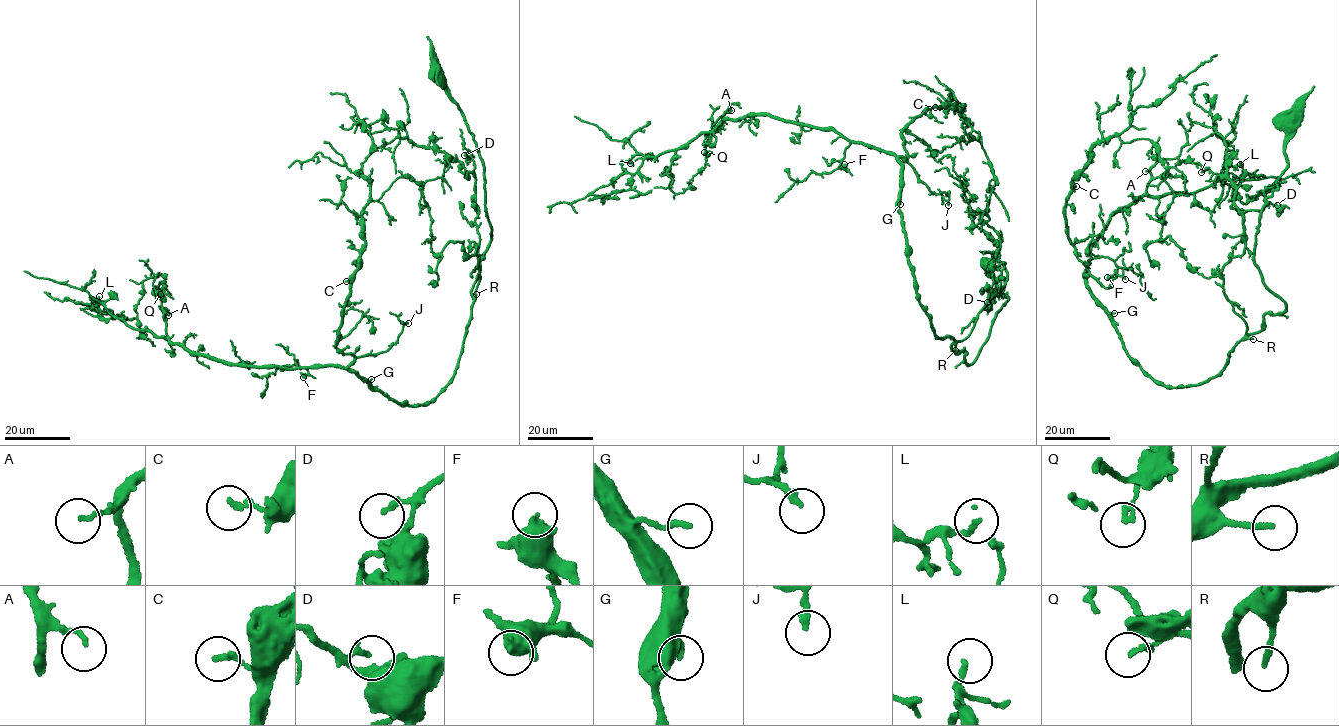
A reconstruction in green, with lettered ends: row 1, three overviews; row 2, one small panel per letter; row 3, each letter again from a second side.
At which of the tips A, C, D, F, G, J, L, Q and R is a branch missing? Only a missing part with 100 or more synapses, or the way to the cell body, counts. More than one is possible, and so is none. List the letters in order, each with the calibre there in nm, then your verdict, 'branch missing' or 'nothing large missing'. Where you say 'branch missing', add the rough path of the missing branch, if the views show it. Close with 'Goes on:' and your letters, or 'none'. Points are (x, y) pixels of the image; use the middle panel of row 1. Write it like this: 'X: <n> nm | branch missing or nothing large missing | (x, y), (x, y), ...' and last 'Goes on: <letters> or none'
A: 120 nm | nothing large missing
C: 180 nm | nothing large missing
D: 160 nm | nothing large missing
F: 650 nm | nothing large missing
G: 190 nm | nothing large missing
J: 240 nm | nothing large missing
L: 170 nm | nothing large missing
Q: 200 nm | nothing large missing
R: 190 nm | branch missing | (955, 350), (952, 363), (937, 387), (882, 420), (855, 426), (868, 423), (869, 418), (828, 416), (774, 402)
Goes on: R

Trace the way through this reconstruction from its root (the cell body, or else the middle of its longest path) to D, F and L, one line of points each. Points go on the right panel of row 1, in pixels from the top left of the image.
D: (1289, 115), (1287, 167), (1254, 257), (1286, 309), (1246, 334), (1221, 270), (1244, 252), (1243, 213), (1277, 205)
F: (1289, 115), (1254, 257), (1286, 309), (1224, 369), (1144, 375), (1089, 292), (1091, 258), (1107, 277)
L: (1289, 115), (1254, 257), (1286, 309), (1214, 377), (1157, 383), (1089, 292), (1091, 247), (1119, 208), (1240, 164)

